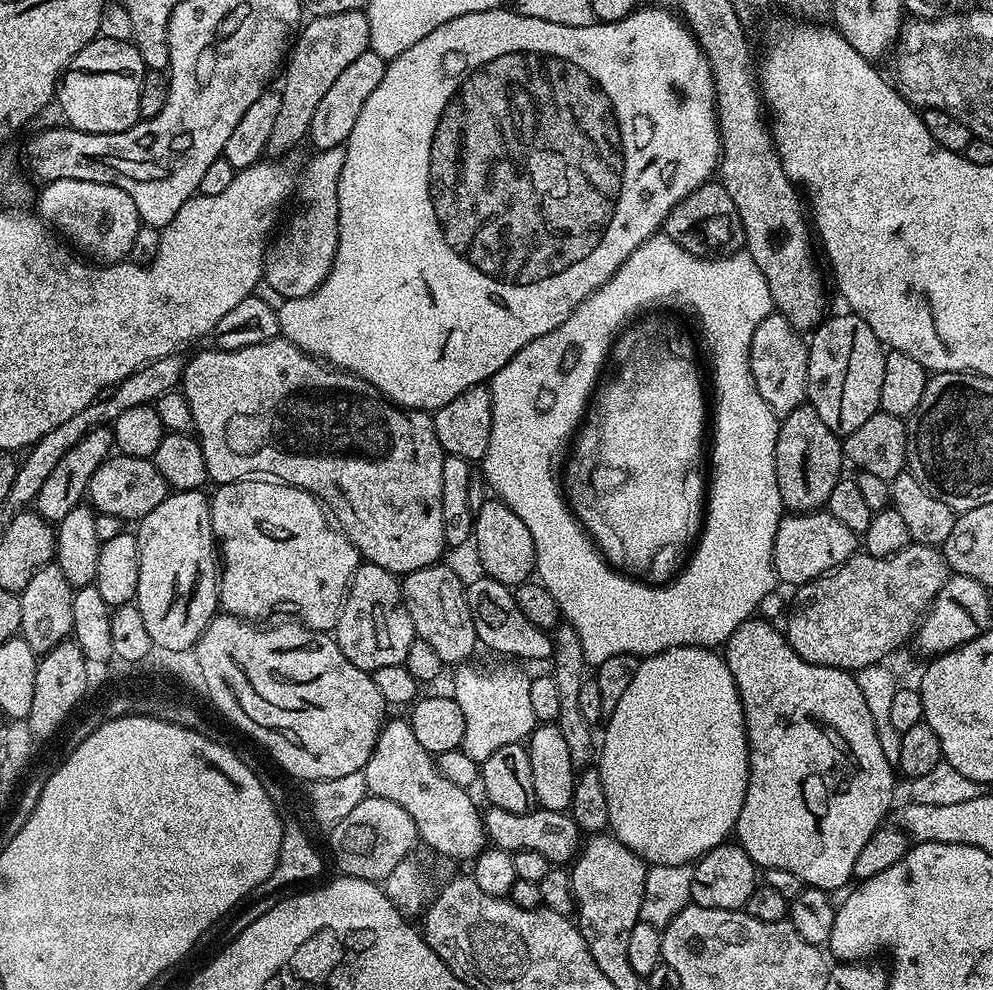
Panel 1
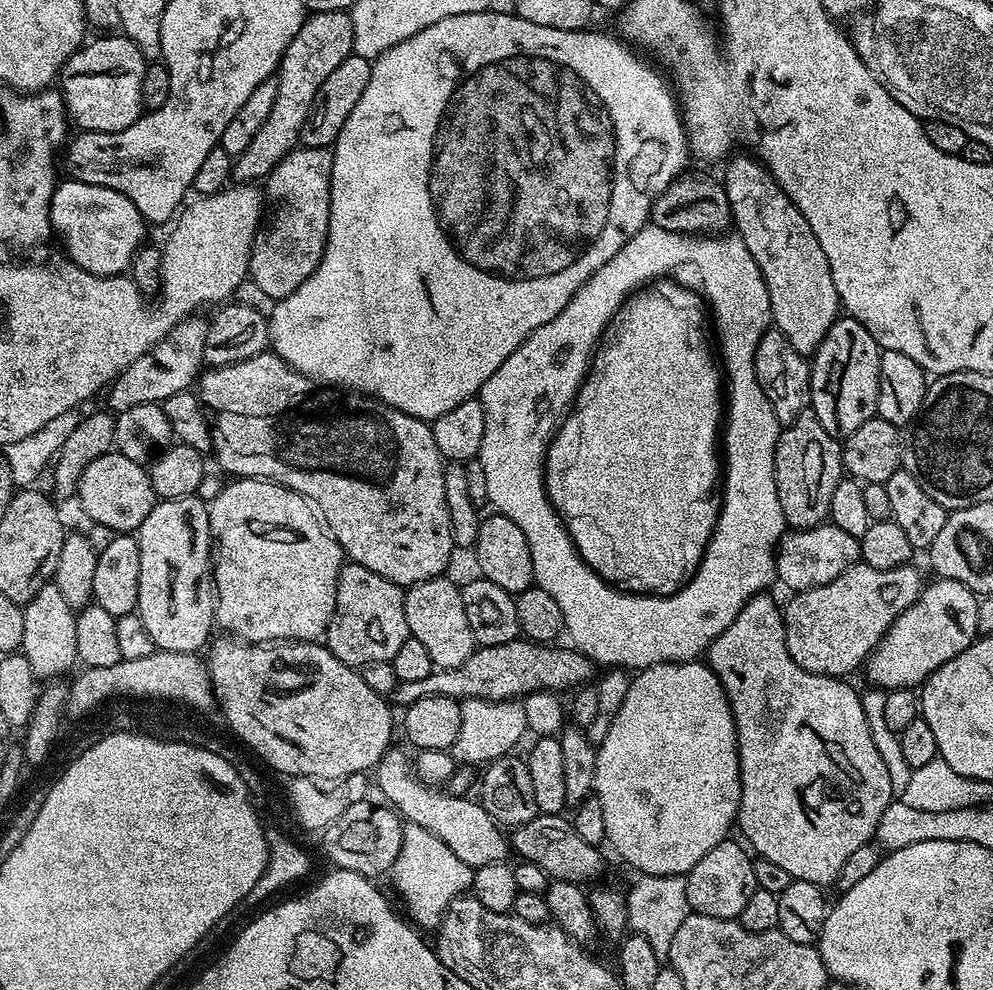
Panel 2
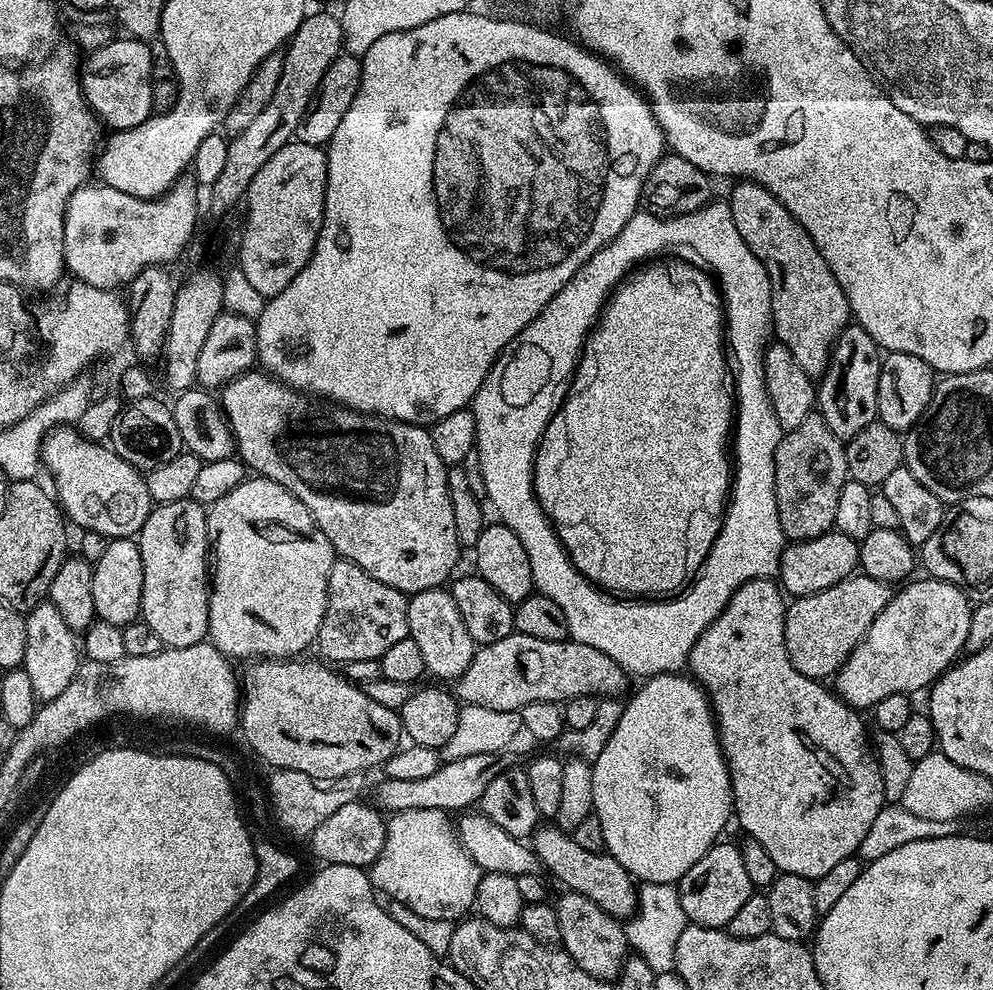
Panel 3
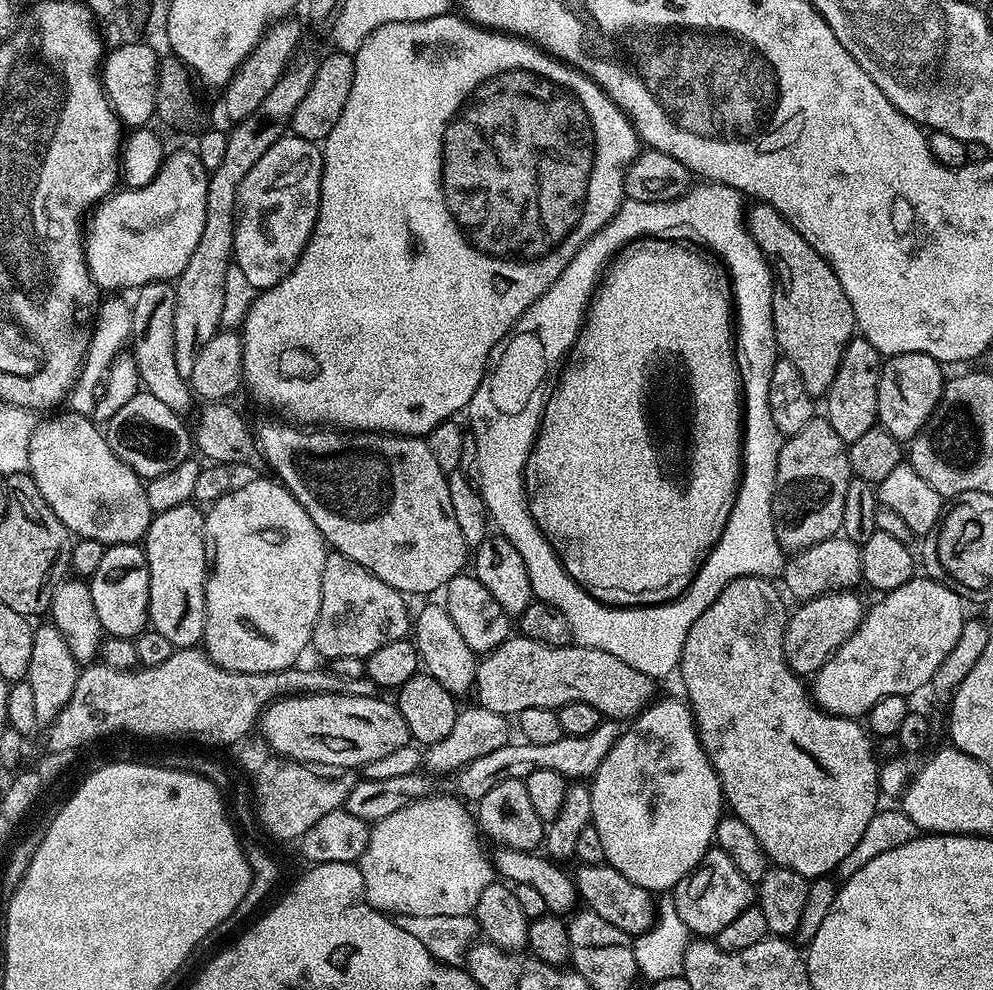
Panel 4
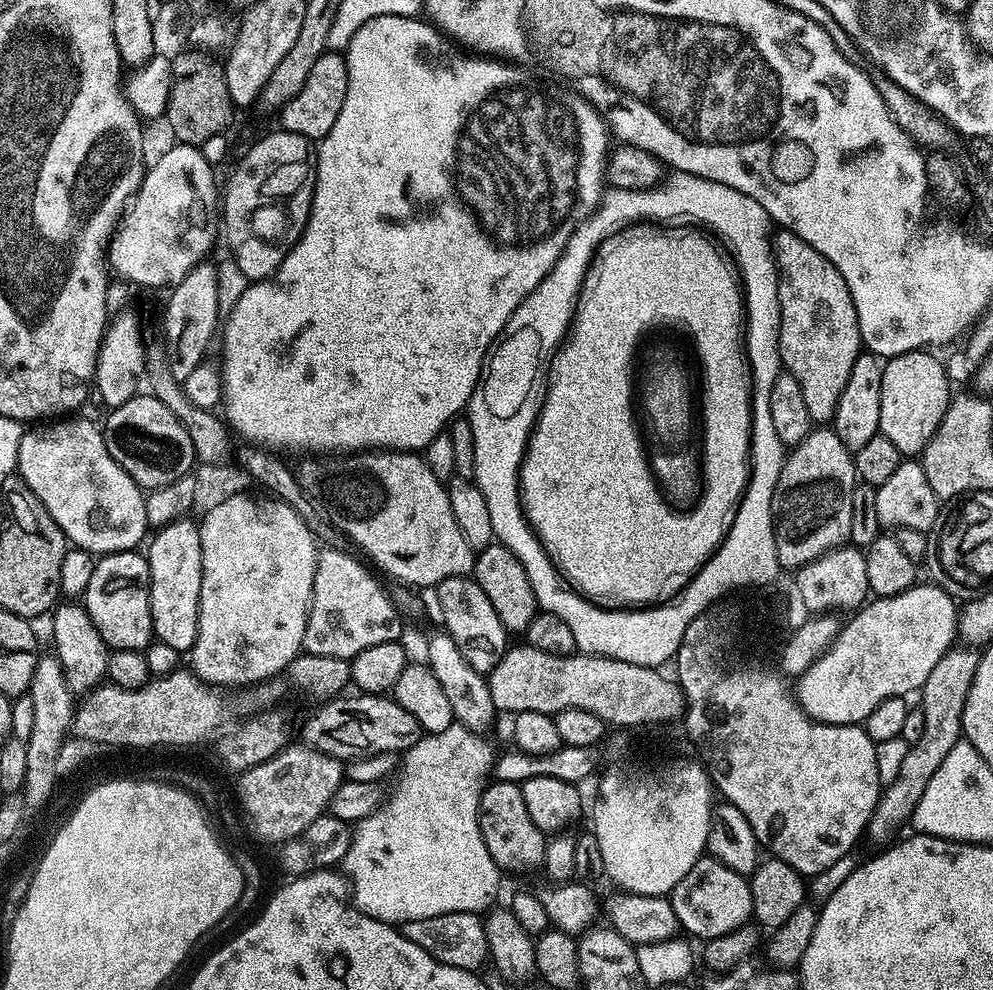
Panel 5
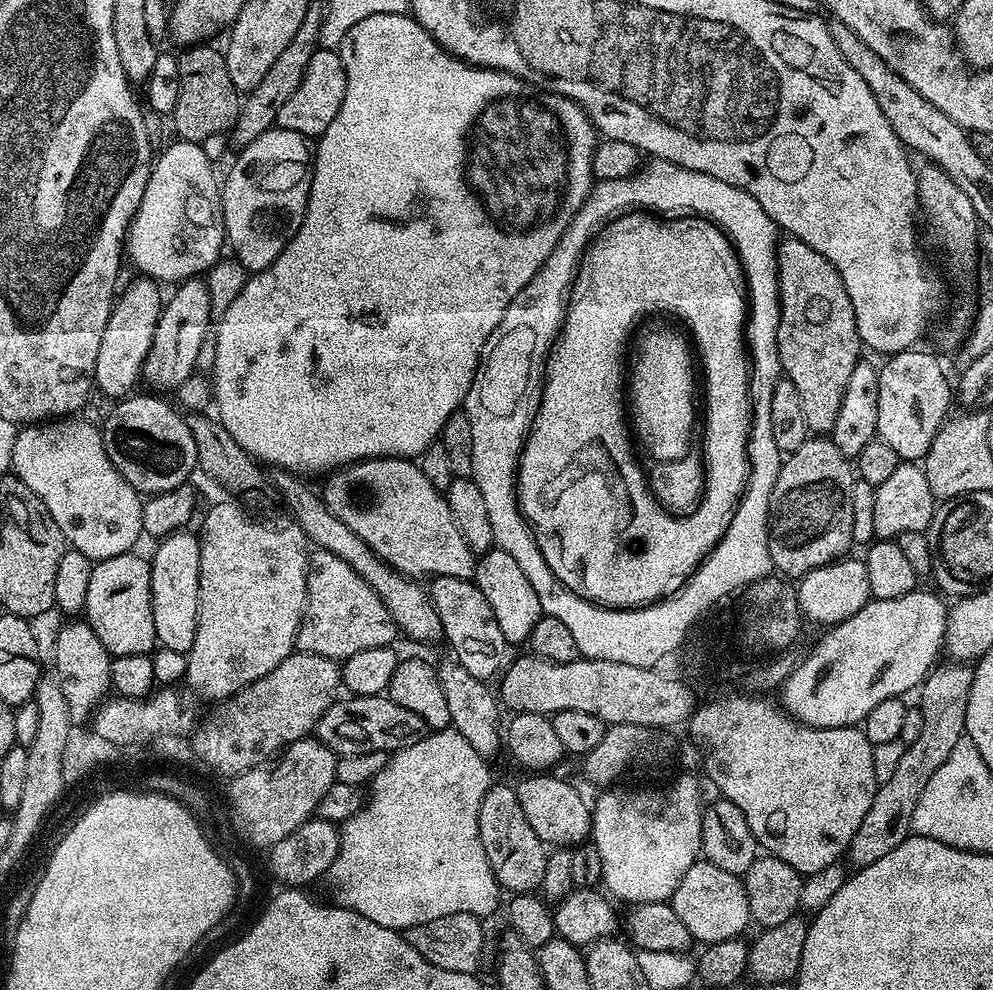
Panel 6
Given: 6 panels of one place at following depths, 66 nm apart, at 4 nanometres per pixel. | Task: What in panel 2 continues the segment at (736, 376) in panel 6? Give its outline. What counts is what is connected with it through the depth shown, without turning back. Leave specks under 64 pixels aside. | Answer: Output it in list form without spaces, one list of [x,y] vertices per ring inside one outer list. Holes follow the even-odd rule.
[[[661,278],[635,292],[625,300],[624,305],[616,312],[616,316],[601,336],[599,344],[596,345],[596,351],[592,358],[592,363],[588,366],[588,374],[584,381],[580,383],[580,390],[576,393],[575,400],[572,401],[570,411],[563,417],[562,423],[557,427],[551,442],[548,444],[548,453],[544,459],[544,489],[548,492],[548,500],[559,514],[560,519],[564,521],[564,527],[570,534],[574,546],[578,549],[580,556],[603,577],[614,586],[619,586],[623,591],[633,594],[643,594],[646,596],[672,596],[675,592],[680,591],[689,580],[692,579],[699,566],[701,558],[704,556],[705,550],[708,549],[708,539],[711,538],[713,530],[716,528],[716,517],[718,515],[718,472],[716,476],[716,463],[718,462],[718,433],[722,428],[722,368],[718,363],[717,357],[714,355],[714,344],[708,341],[708,332],[710,336],[710,328],[704,325],[704,316],[706,320],[706,304],[699,295],[696,296],[688,288],[683,288],[680,284],[675,284],[672,278]],[[620,448],[708,448],[708,456],[702,456],[702,482],[636,482],[636,480],[628,480],[628,460],[624,460],[624,450]]]

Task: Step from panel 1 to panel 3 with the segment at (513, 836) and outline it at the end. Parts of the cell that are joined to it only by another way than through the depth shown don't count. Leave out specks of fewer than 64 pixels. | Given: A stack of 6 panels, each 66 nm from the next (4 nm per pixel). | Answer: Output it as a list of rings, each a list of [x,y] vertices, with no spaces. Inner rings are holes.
[[[552,822],[537,827],[530,837],[530,847],[536,853],[541,869],[549,877],[552,875],[558,883],[564,884],[560,886],[578,894],[586,894],[590,902],[602,906],[602,910],[606,910],[606,914],[610,914],[615,920],[624,922],[636,915],[638,888],[634,878],[607,851],[585,850],[583,846],[578,846],[578,842],[574,842],[571,834],[557,828]]]

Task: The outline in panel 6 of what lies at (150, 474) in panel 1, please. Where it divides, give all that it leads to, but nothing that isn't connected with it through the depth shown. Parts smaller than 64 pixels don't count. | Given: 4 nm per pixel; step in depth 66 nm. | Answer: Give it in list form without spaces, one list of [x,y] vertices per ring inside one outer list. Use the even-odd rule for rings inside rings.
[[[53,418],[47,422],[37,422],[21,427],[16,433],[11,471],[46,506],[50,518],[58,522],[65,541],[75,551],[89,556],[93,562],[109,560],[133,551],[136,539],[142,536],[142,503],[141,493],[136,492],[118,474],[114,462],[106,454],[106,446],[101,429],[88,423],[84,418]]]

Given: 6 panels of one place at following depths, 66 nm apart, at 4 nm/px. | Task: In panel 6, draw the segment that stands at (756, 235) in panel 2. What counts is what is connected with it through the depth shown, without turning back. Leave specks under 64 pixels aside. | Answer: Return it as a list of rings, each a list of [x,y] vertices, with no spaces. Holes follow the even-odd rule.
[[[785,235],[776,245],[776,273],[780,283],[780,321],[778,322],[778,358],[783,375],[798,389],[801,399],[802,414],[805,415],[806,424],[809,431],[814,434],[831,433],[834,422],[837,421],[838,409],[841,406],[842,395],[846,390],[846,385],[850,382],[850,373],[854,371],[854,366],[862,359],[862,345],[860,335],[856,329],[856,319],[854,318],[854,306],[850,306],[850,294],[846,294],[846,286],[838,274],[838,270],[814,246],[806,246],[797,236]]]

